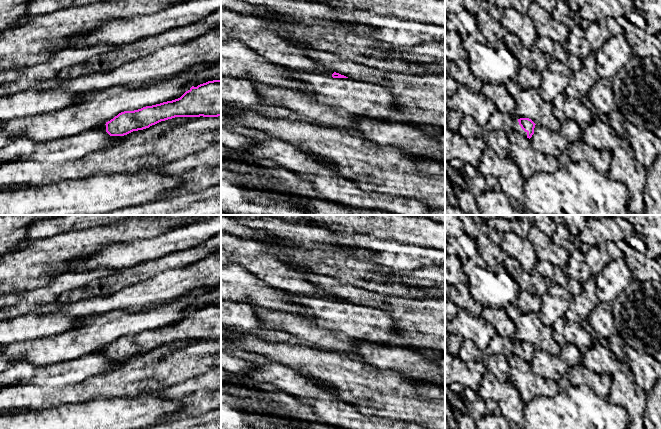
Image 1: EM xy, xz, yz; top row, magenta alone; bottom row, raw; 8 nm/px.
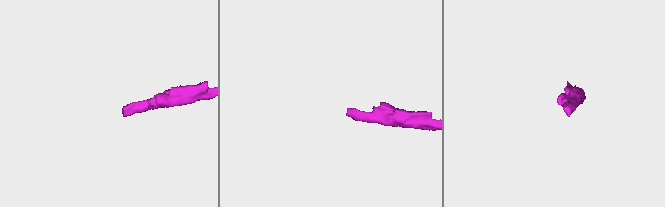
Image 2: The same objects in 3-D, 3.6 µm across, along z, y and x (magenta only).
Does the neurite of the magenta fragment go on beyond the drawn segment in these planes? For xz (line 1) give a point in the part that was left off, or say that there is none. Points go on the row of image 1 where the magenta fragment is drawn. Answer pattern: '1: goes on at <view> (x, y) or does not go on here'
1: goes on at xz (263, 36)

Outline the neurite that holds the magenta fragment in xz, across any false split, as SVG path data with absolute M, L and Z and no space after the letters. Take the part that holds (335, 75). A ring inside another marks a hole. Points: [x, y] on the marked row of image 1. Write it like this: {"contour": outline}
{"contour": "M221 8L221 41L226 40L241 40L270 62L285 66L290 70L322 74L333 78L348 78L321 66L315 60L307 57L304 52L311 49L309 43L294 41L282 36L277 22Z"}

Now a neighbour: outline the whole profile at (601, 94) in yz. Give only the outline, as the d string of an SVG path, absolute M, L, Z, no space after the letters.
M599 78L589 89L587 96L600 112L608 115L617 109L612 79Z

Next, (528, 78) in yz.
M520 67L519 74L514 80L507 81L505 87L514 98L527 89L539 89L542 81L541 72L531 70L528 67Z

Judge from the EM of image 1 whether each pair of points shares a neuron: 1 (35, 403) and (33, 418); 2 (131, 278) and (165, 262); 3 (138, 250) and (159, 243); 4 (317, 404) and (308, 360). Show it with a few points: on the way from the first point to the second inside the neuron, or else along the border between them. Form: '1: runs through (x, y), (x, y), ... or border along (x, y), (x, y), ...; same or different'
1: border along (57, 406), (28, 410); different
2: runs through (139, 272), (157, 266); same
3: runs through (143, 250), (154, 248); same
4: border along (291, 367), (319, 384), (330, 387); different

